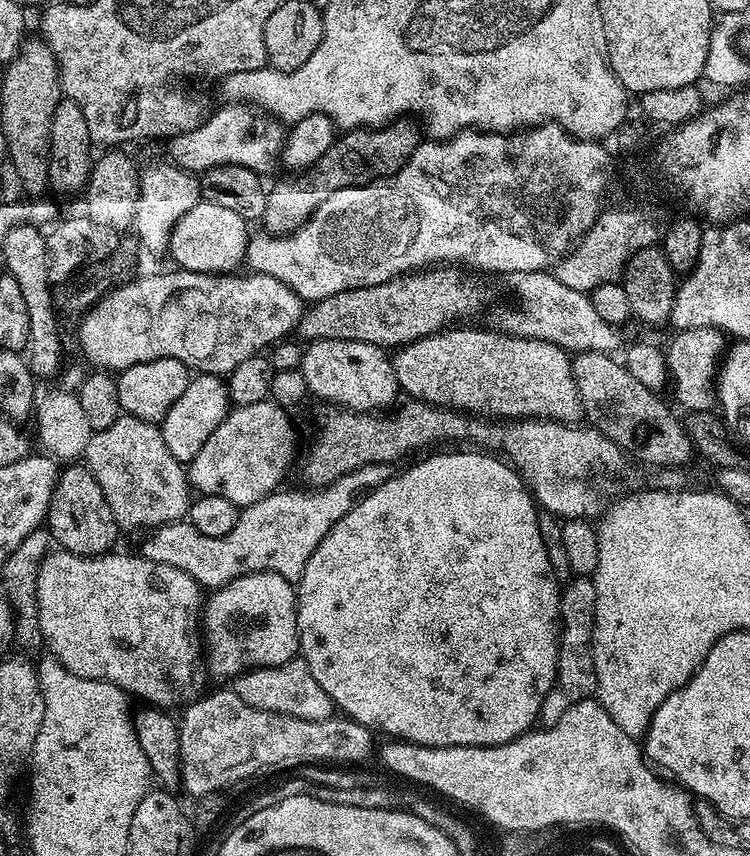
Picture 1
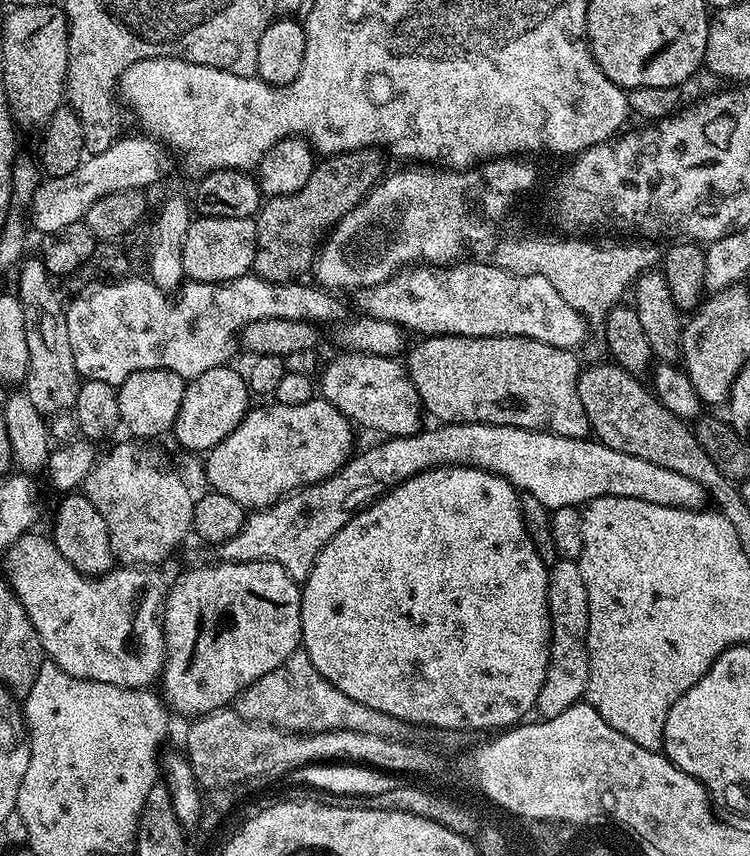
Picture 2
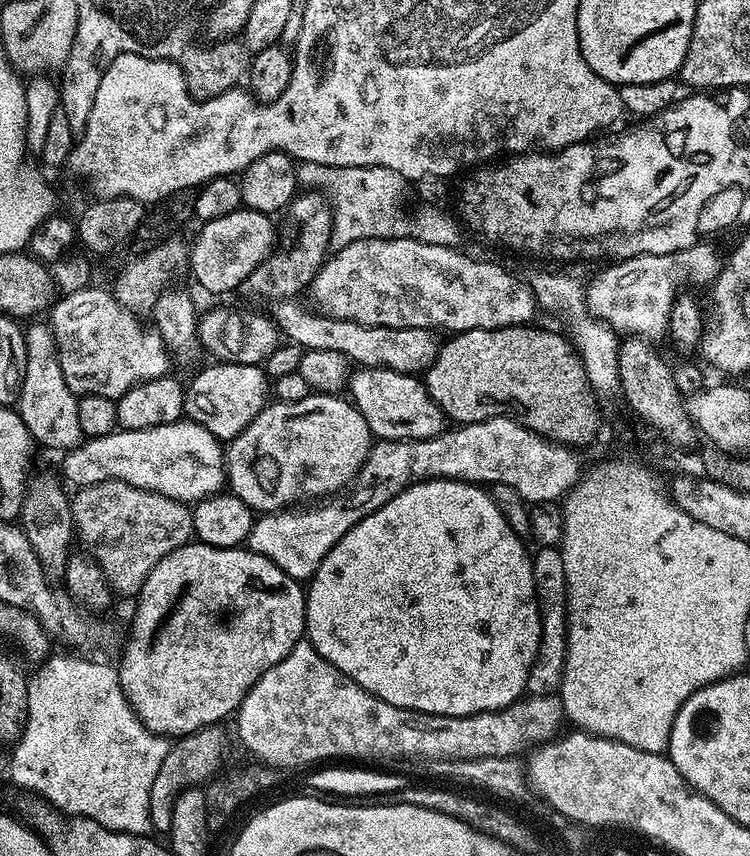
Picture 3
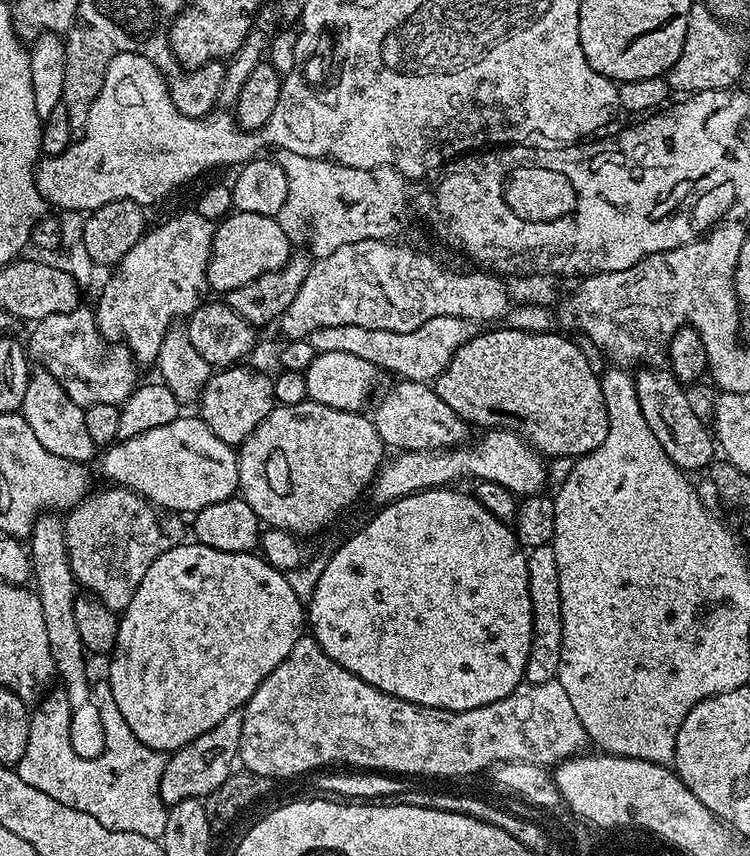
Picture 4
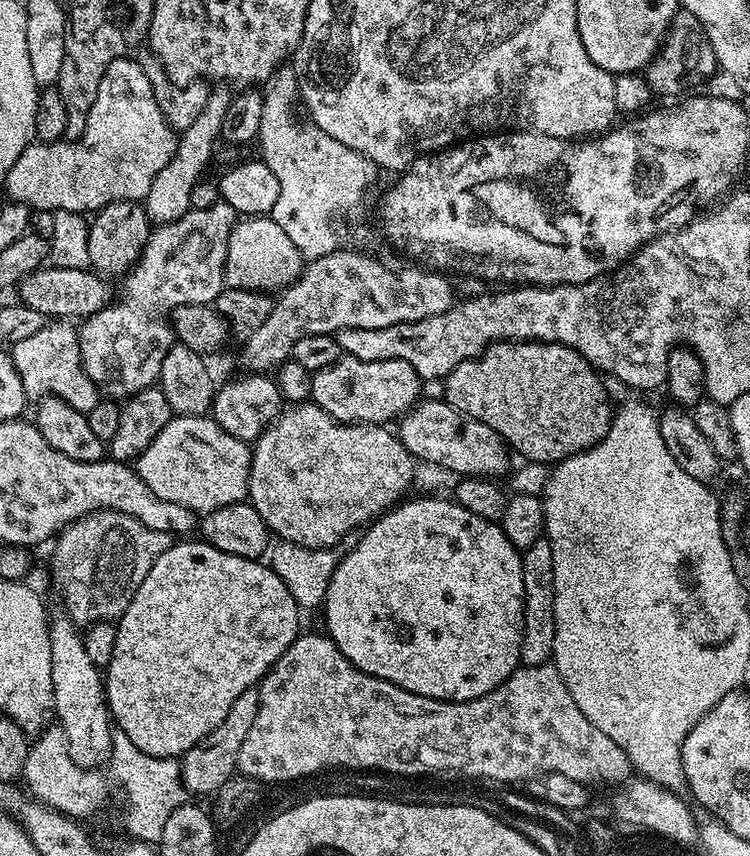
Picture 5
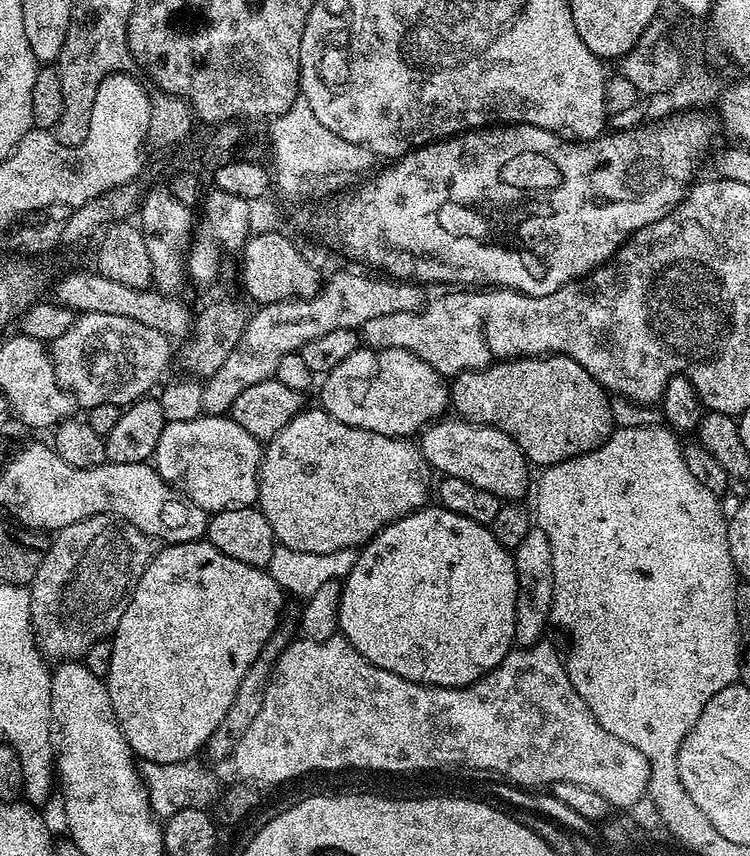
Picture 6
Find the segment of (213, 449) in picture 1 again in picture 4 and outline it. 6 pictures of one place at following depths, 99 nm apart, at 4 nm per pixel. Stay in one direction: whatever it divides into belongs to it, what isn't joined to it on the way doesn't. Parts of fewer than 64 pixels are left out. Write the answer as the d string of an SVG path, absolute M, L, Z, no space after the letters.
M303 400L298 406L286 406L281 404L273 408L272 413L252 431L238 448L240 482L239 495L254 510L254 514L269 529L280 528L283 532L293 533L301 538L307 538L311 532L320 532L327 524L332 524L360 495L369 491L370 485L376 479L376 471L386 459L386 445L384 439L378 434L375 423L368 420L360 412L347 412L346 410L334 410L330 406L315 404L312 400Z

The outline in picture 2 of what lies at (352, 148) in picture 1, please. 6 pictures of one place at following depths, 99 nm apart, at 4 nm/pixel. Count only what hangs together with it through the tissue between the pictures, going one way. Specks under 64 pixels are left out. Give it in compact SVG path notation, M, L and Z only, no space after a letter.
M359 148L323 157L313 168L310 182L289 196L269 196L261 203L256 222L255 275L287 284L313 267L322 237L354 206L381 183L385 153L379 148Z

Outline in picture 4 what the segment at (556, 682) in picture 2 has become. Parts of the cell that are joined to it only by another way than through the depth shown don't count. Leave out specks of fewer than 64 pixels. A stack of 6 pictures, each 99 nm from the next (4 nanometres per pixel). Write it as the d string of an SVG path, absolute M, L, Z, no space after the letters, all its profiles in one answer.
M551 544L538 546L527 553L528 585L532 607L532 641L530 658L526 662L524 680L530 684L557 679L556 671L562 654L562 606L558 590L558 561L554 558Z

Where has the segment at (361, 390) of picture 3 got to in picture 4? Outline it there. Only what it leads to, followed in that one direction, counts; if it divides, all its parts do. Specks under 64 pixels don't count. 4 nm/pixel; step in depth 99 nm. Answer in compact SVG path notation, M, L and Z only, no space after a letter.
M401 379L380 401L376 404L376 416L374 423L378 434L384 439L385 445L392 450L403 450L405 452L436 452L440 448L458 448L469 439L468 431L470 425L464 417L454 414L442 398L438 398L435 387L419 380Z

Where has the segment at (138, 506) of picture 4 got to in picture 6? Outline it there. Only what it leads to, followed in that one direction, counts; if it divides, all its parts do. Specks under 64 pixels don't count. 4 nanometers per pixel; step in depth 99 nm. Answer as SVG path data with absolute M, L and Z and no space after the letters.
M91 516L82 522L59 529L52 545L40 557L40 565L33 578L32 629L36 632L36 644L49 661L72 662L83 658L94 642L107 640L122 622L124 607L128 604L130 585L134 580L132 556L128 553L129 533L114 516Z

